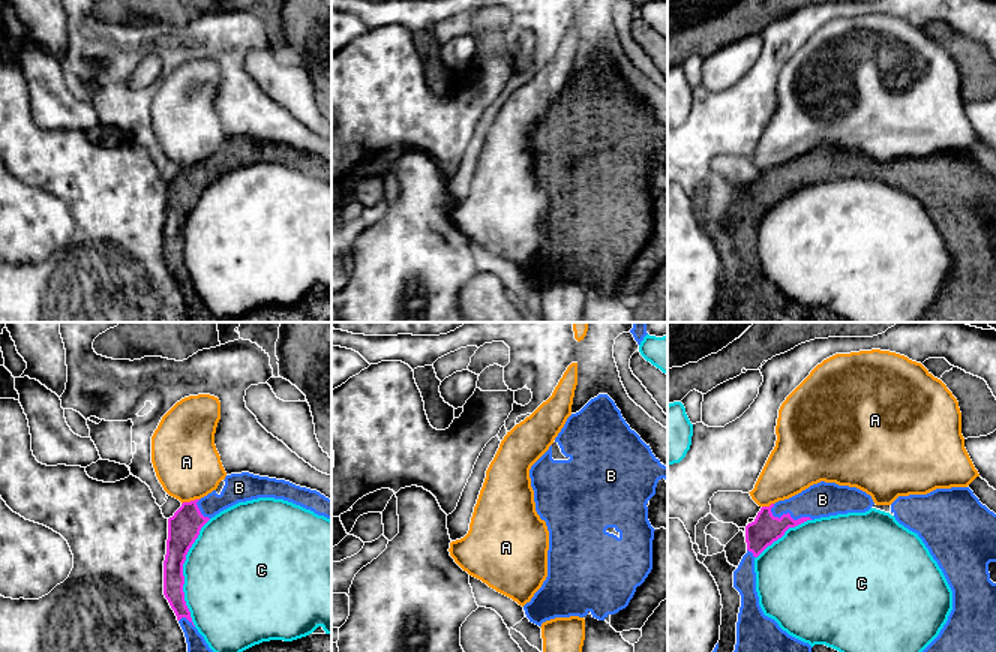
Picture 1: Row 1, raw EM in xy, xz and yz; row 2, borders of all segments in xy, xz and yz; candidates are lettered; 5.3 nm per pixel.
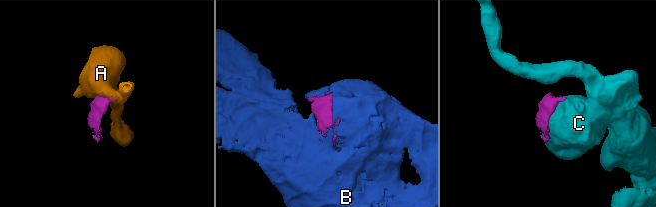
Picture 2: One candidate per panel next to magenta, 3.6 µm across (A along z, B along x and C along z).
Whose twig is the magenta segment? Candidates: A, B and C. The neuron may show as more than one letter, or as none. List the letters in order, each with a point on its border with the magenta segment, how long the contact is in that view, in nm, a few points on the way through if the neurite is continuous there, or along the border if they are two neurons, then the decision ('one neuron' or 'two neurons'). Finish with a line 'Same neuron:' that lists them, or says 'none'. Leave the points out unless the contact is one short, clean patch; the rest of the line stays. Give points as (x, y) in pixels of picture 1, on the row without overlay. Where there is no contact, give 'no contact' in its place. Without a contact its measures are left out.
A: meets magenta in xy at (189, 167); contact 100 nm long; border along xy (198, 162), (182, 168); two neurons
B: meets magenta in yz at (789, 179); contact 240 nm long; one neuron
C: meets magenta in xy at (182, 237); contact 600 nm long; two neurons
Same neuron: B

